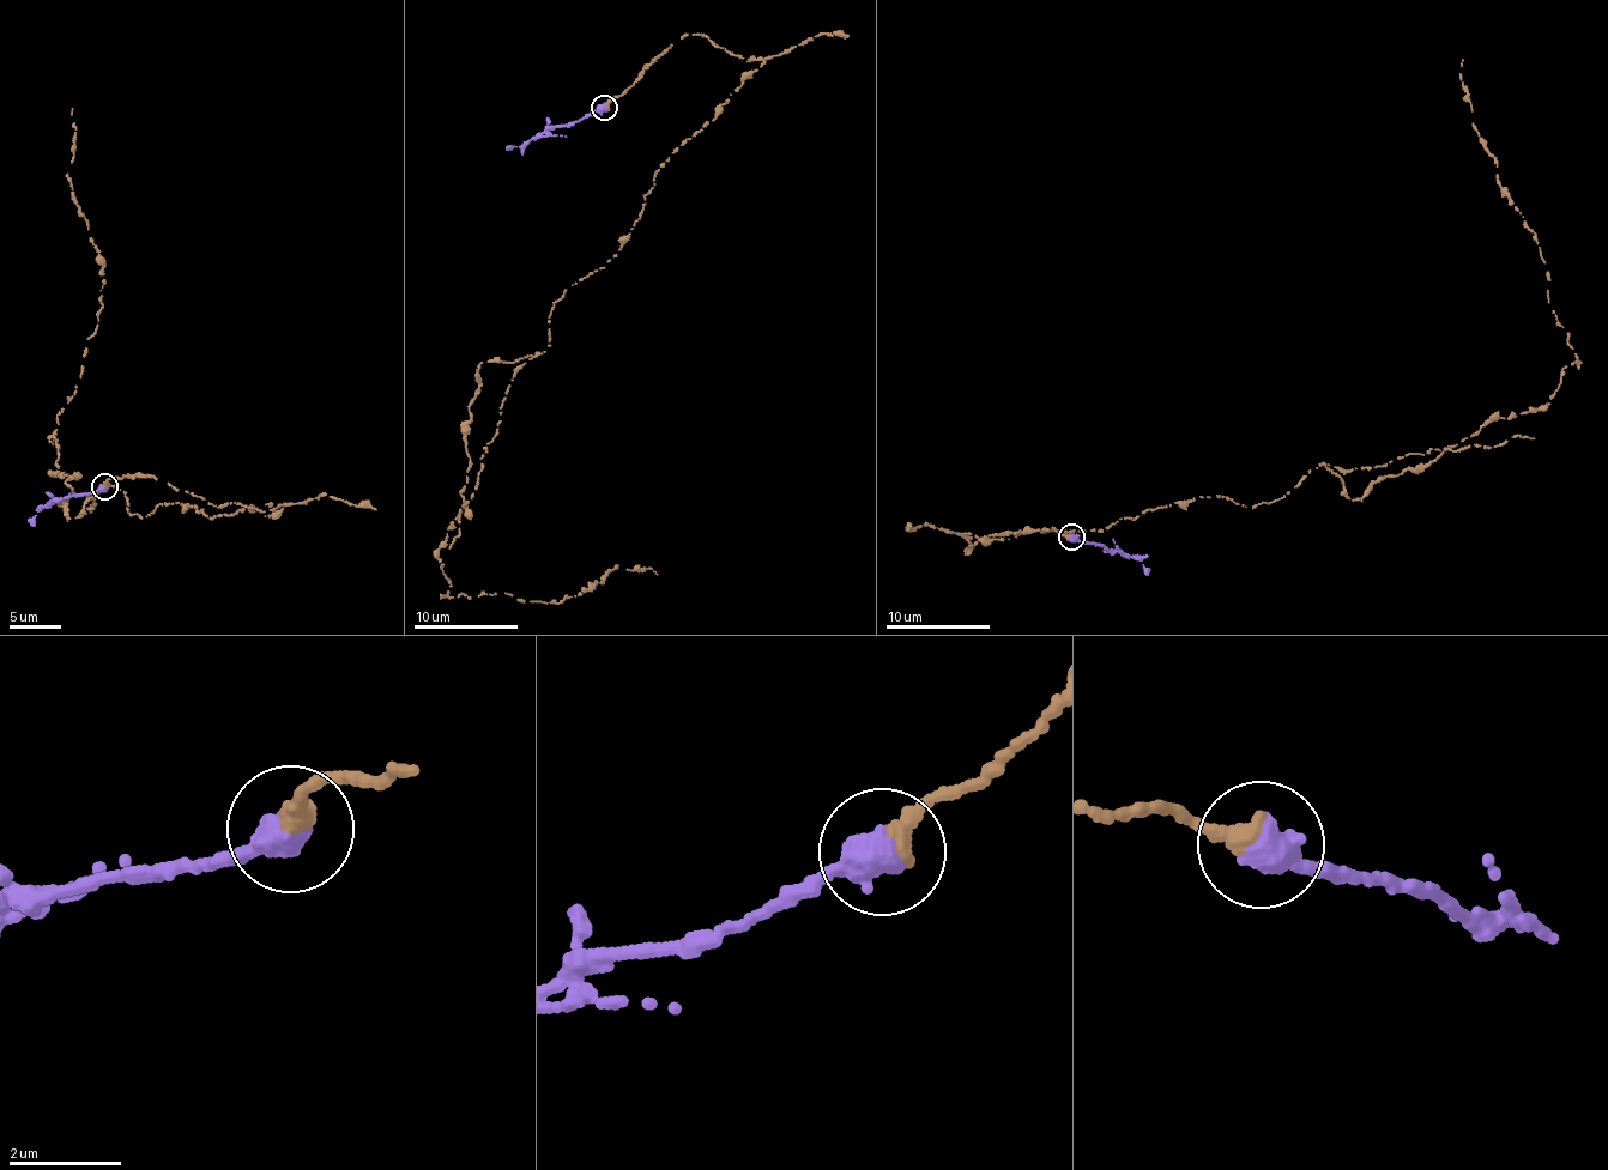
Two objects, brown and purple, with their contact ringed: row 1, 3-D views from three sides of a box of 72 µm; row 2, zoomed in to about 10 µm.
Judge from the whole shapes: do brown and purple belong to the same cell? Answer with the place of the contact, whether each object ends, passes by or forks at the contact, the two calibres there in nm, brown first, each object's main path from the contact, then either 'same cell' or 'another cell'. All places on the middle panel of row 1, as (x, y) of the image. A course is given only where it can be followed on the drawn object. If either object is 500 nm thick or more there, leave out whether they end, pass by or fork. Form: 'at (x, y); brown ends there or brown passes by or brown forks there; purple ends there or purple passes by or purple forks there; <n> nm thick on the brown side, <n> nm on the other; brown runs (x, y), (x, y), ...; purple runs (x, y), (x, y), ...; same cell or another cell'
at (604, 108); 380 nm thick on the brown side, 600 nm on the other; brown runs (606, 108), (685, 35), (762, 61), (564, 290), (549, 346), (479, 362), (439, 561), (448, 598), (656, 575); purple runs (604, 108), (579, 122), (545, 128), (506, 149); another cell

